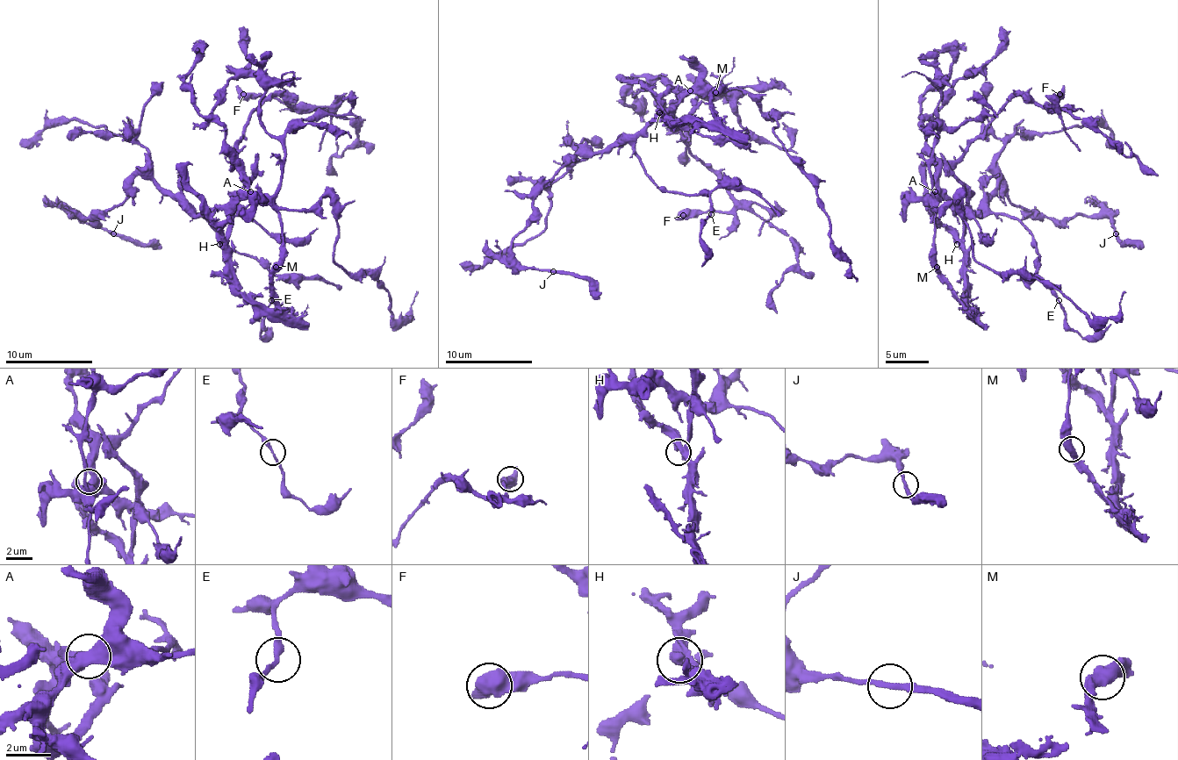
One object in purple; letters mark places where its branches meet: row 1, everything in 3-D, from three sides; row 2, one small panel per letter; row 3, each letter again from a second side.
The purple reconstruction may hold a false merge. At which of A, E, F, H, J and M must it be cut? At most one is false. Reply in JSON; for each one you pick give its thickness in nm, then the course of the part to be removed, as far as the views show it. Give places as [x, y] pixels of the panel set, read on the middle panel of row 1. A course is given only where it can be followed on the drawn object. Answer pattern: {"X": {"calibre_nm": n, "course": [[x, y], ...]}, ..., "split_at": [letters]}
{"M": {"calibre_nm": 600, "course": [[716, 92], [712, 96], [714, 118], [671, 121], [662, 103], [642, 83], [621, 82], [616, 77]]}, "split_at": ["M"]}

